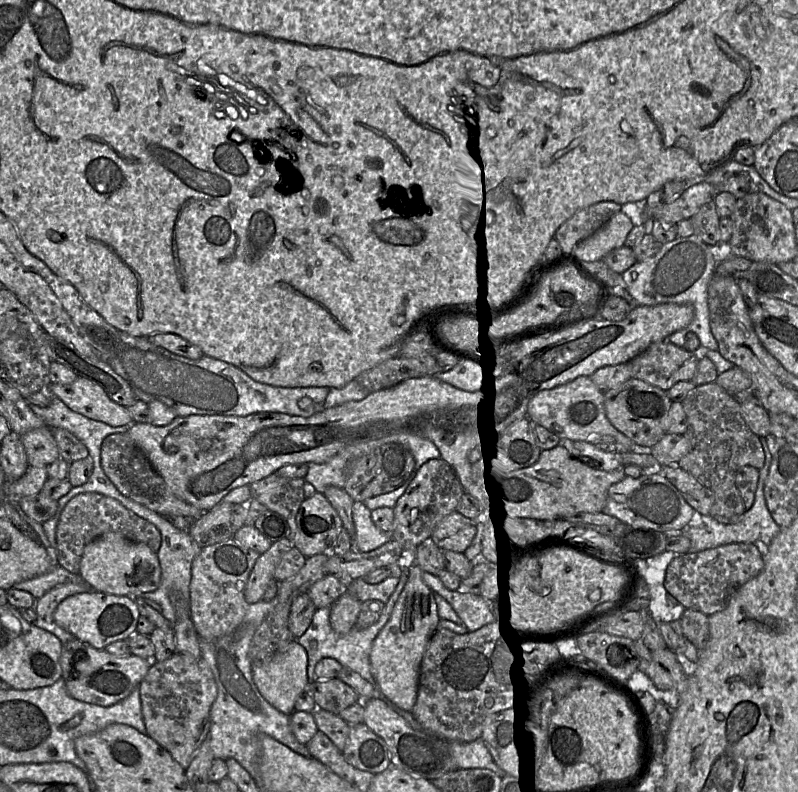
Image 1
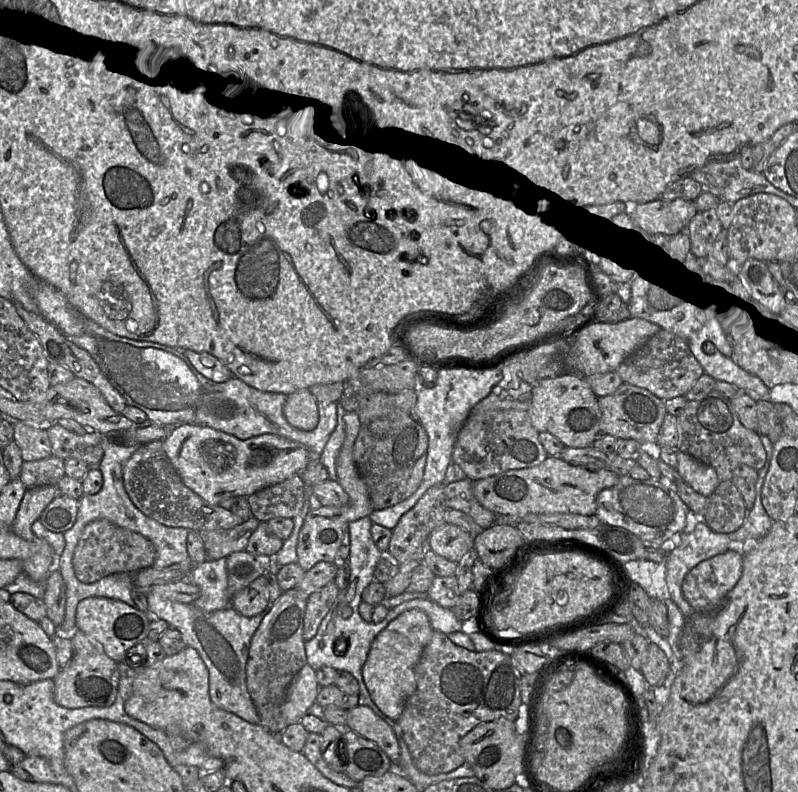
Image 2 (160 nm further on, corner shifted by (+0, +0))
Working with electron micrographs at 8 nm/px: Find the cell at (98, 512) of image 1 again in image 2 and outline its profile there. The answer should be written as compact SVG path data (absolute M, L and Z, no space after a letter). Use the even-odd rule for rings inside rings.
M96 519L83 528L74 549L72 565L78 580L93 583L110 574L150 568L154 559L155 548L147 538L106 519Z

